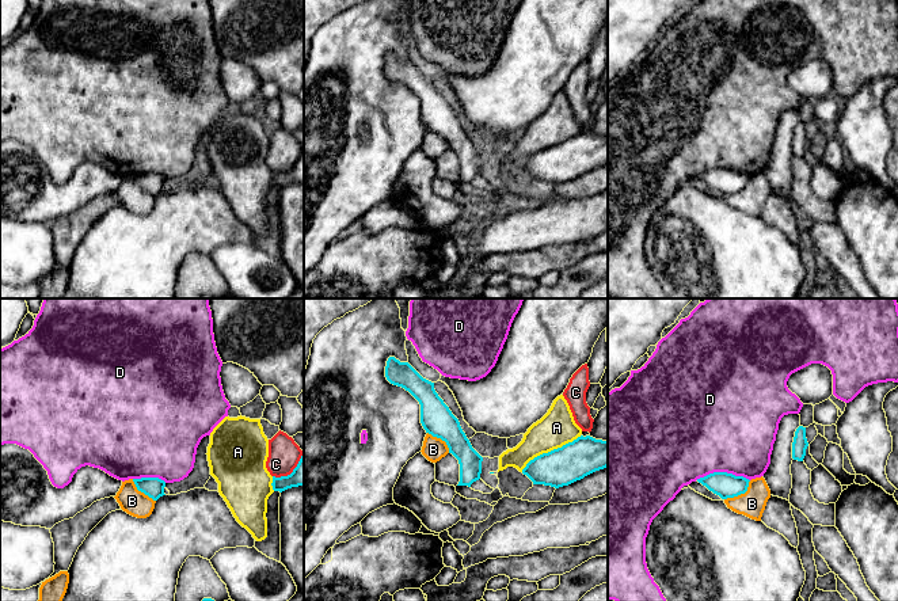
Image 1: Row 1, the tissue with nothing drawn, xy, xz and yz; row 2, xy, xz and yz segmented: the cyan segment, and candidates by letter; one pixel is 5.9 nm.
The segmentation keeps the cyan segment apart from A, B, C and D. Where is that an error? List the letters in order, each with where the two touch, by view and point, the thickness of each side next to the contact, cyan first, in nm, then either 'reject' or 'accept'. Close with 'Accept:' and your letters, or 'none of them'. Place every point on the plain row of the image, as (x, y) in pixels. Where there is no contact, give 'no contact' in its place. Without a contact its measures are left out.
A: contact xz (551, 147); calibres 220 and 220 nm; reject
B: contact yz (739, 190); calibres 150 and 160 nm; reject
C: contact xy (293, 167); calibres 130 and 190 nm; reject
D: contact yz (723, 168); calibres 150 and 500 nm; reject
Accept: none of them

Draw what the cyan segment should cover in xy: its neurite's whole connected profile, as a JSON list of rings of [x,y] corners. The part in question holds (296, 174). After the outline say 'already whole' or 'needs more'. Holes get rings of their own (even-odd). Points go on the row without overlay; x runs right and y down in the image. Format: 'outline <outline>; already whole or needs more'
outline [[[304,148],[293,168],[288,172],[275,174],[273,172],[273,186],[274,187],[285,187],[292,183],[304,182]]]; already whole

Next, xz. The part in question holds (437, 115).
outline [[[389,53],[385,62],[387,76],[408,87],[421,100],[421,119],[426,129],[446,138],[460,160],[460,178],[468,182],[480,175],[483,153],[472,144],[458,115],[438,92],[434,79],[423,75],[408,58]]]; already whole

